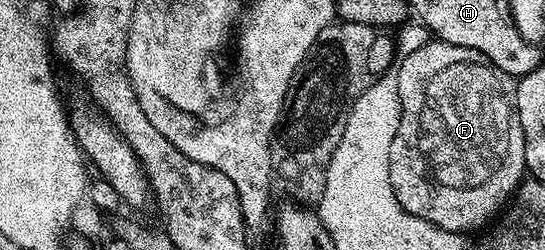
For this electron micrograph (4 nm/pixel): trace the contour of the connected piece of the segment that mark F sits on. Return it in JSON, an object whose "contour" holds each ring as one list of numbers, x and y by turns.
{"contour":[[431,40,406,54,395,70,401,119,389,153,391,188,407,212,439,228,470,232,476,226,484,227,512,199,527,174,525,137,517,115,517,82,503,68,495,68,487,56,473,48,459,48,459,44]]}

